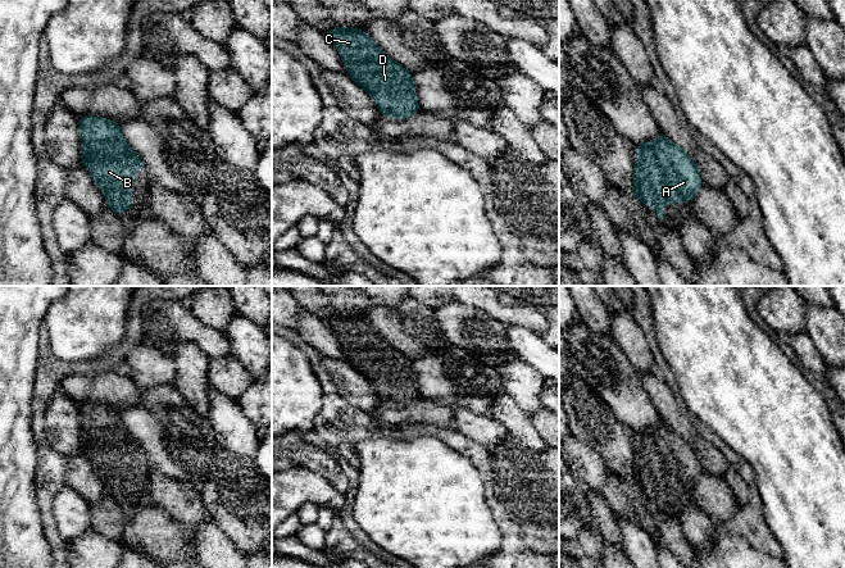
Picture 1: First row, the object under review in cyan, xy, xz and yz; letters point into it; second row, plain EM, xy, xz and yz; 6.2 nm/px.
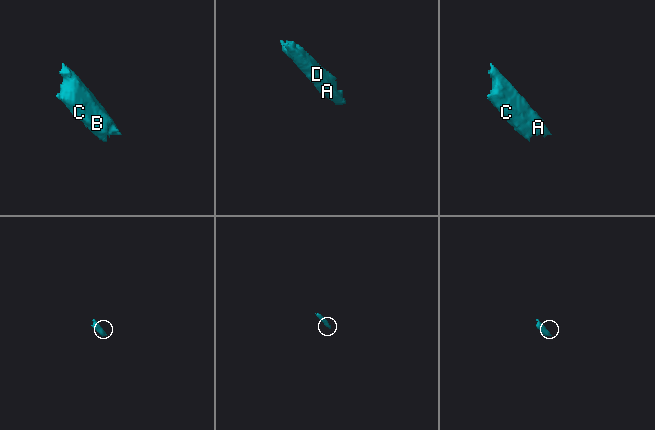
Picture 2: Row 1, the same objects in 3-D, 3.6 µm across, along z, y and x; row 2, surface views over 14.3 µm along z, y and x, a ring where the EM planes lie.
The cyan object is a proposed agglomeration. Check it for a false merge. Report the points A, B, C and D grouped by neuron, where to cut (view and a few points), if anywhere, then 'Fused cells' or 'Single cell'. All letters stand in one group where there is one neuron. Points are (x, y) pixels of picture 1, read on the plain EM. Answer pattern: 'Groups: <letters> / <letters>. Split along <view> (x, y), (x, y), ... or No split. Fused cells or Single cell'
Groups: A B C D. No split. Single cell

